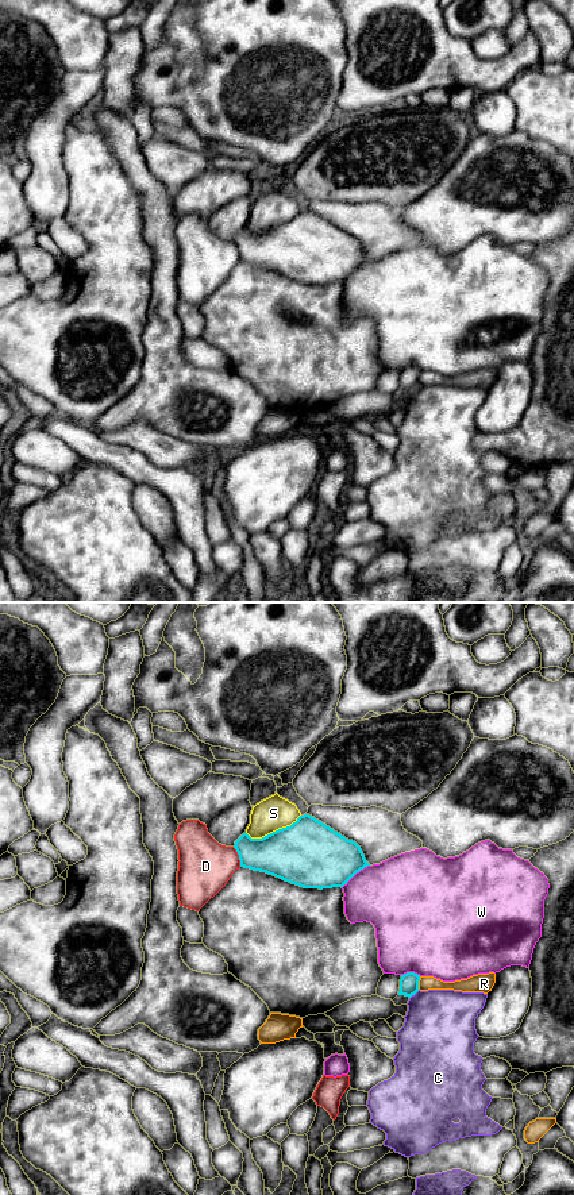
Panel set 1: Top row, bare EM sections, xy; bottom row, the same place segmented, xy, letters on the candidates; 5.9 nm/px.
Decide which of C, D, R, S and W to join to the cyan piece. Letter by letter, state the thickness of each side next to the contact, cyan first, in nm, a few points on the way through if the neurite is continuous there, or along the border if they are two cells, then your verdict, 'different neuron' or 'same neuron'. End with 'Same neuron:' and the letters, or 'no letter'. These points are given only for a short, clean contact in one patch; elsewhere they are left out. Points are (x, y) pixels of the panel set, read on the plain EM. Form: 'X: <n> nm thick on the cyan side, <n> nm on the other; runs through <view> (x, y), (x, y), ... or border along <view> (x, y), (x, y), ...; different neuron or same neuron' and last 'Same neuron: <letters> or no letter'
C: 110 nm thick on the cyan side, 420 nm on the other; different neuron
D: 280 nm thick on the cyan side, 320 nm on the other; different neuron
R: 110 nm thick on the cyan side, 90 nm on the other; different neuron
S: 400 nm thick on the cyan side, 200 nm on the other; different neuron
W: 360 nm thick on the cyan side, 400 nm on the other; different neuron
Same neuron: no letter

